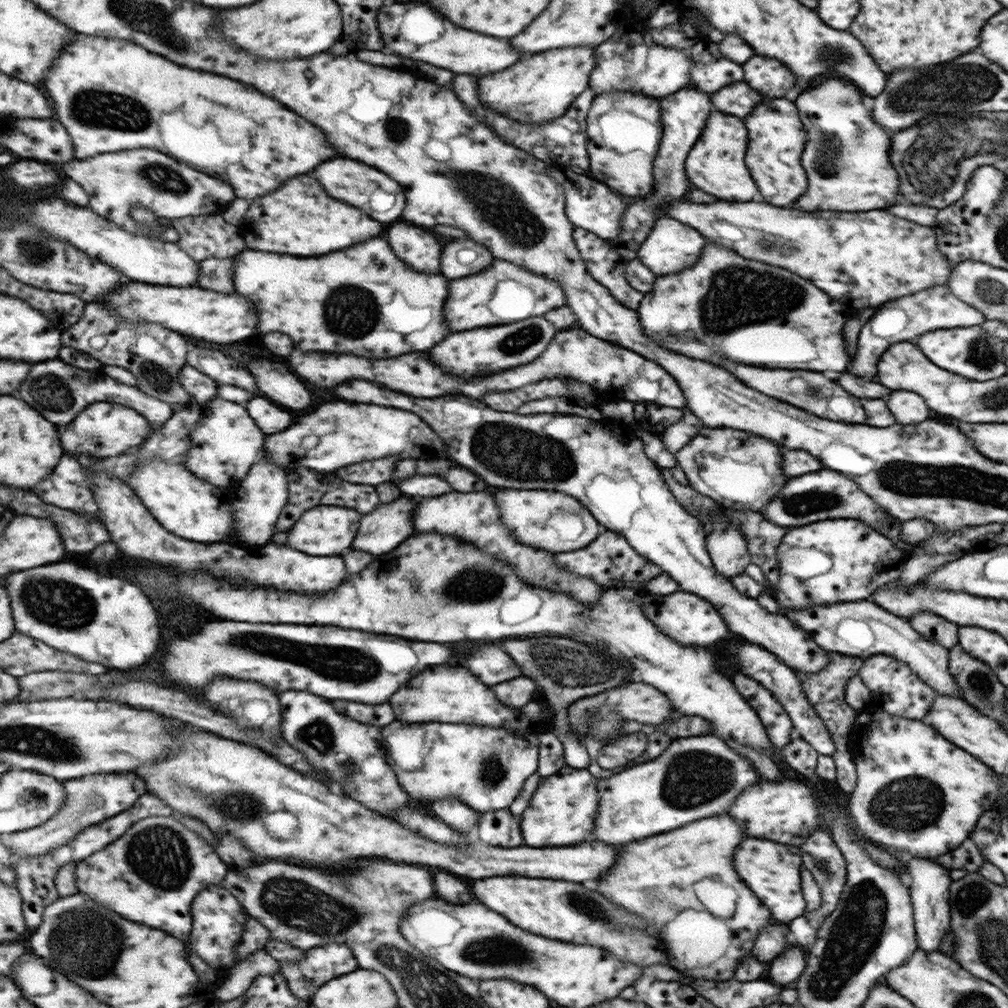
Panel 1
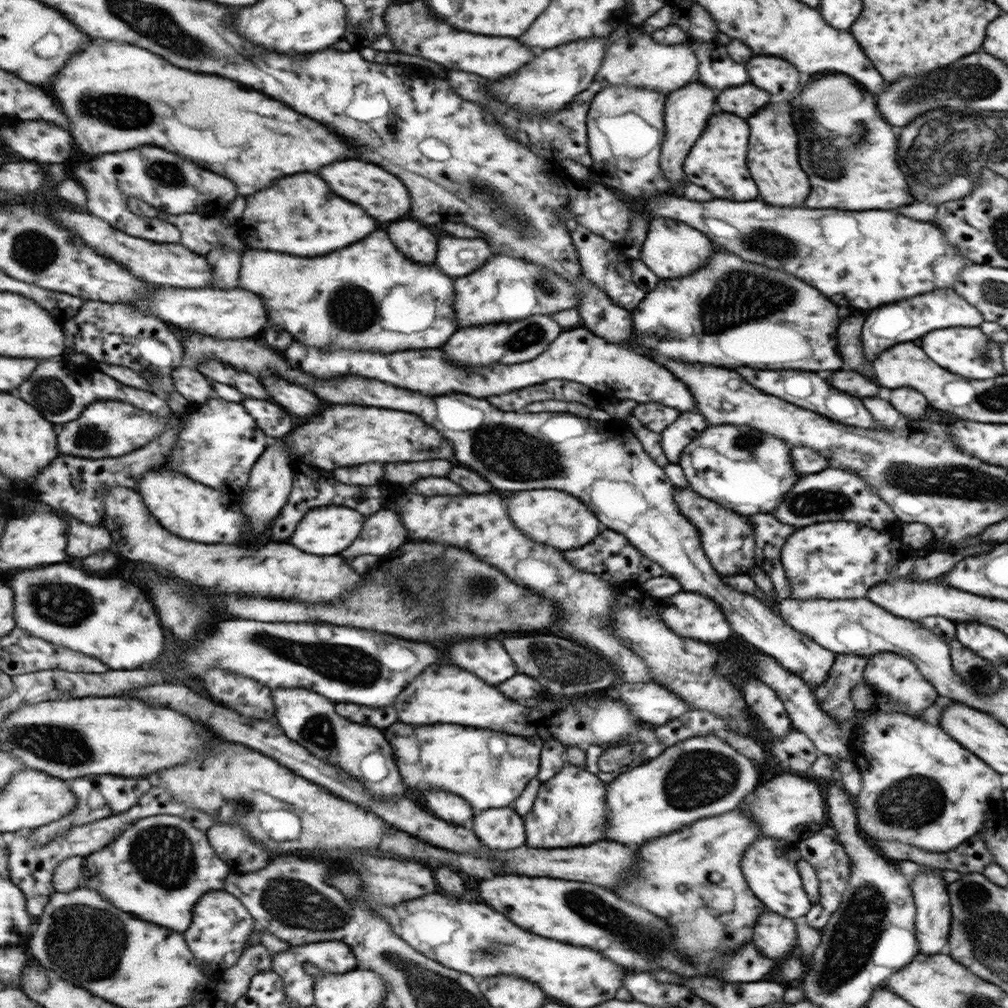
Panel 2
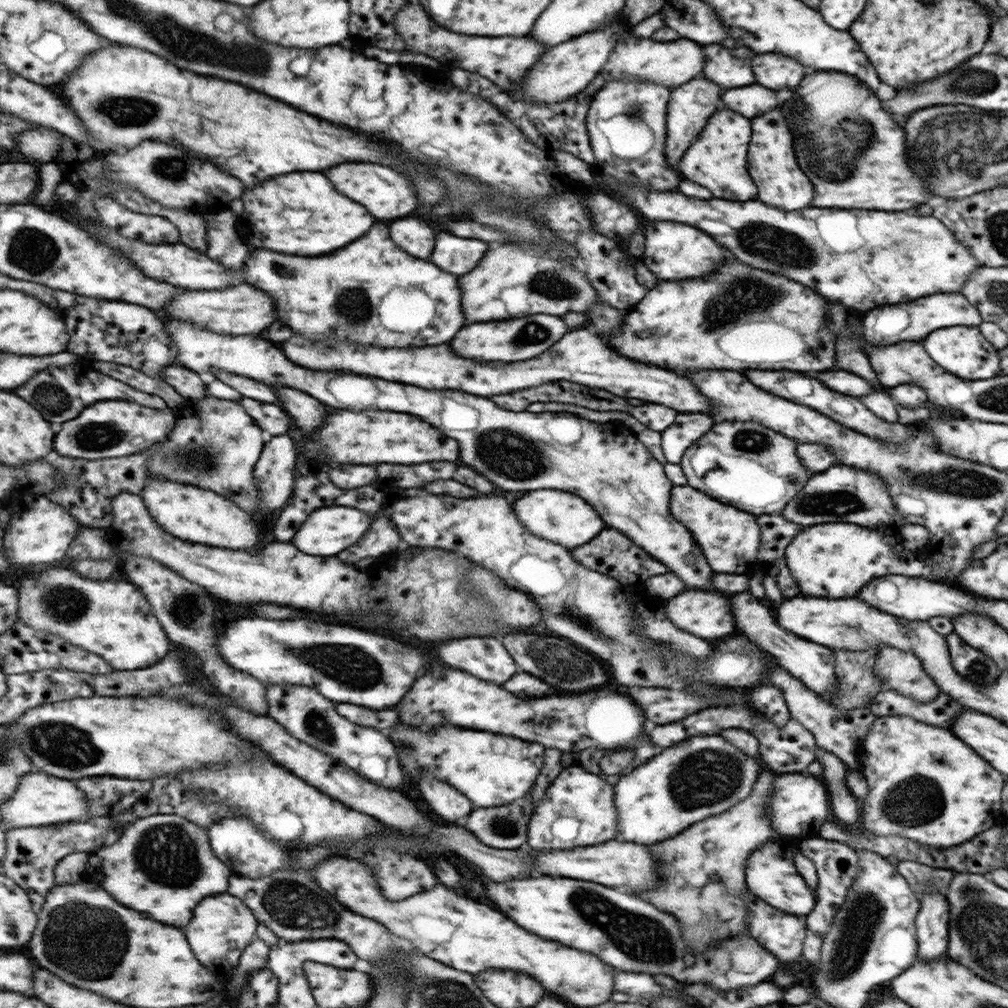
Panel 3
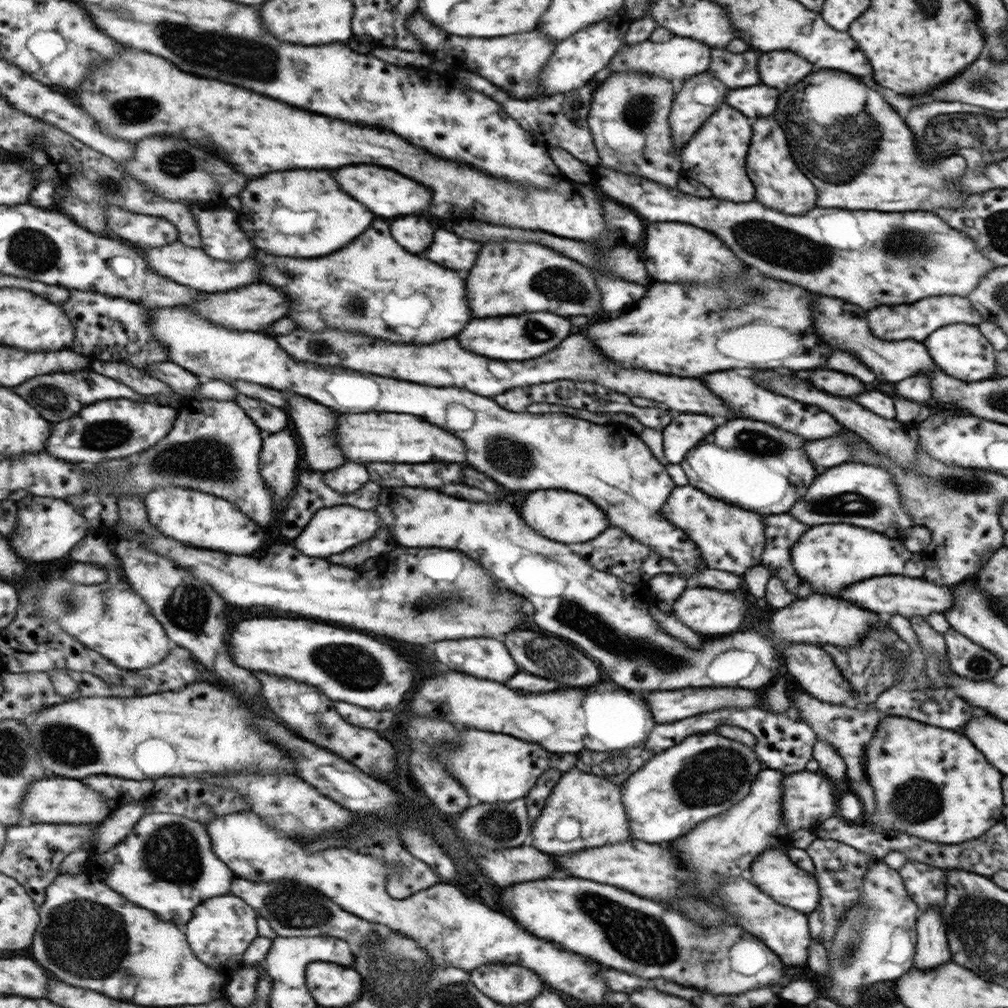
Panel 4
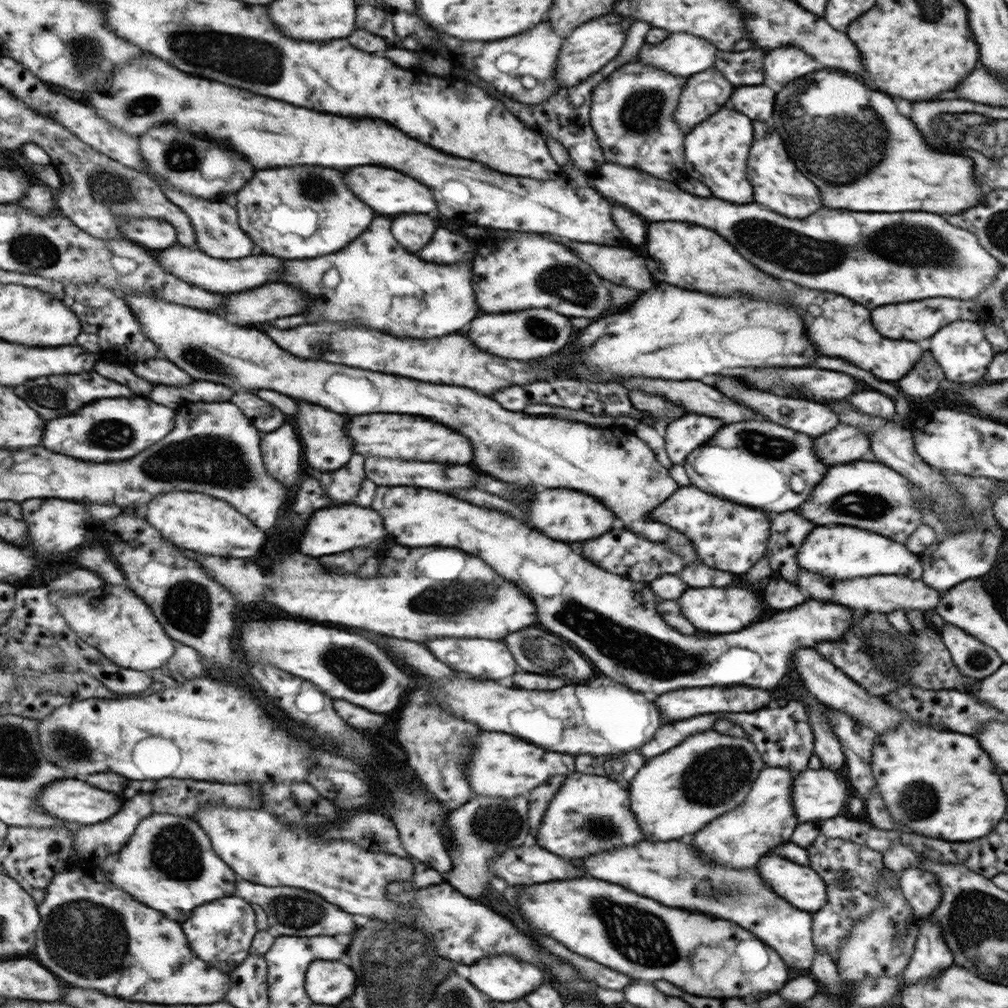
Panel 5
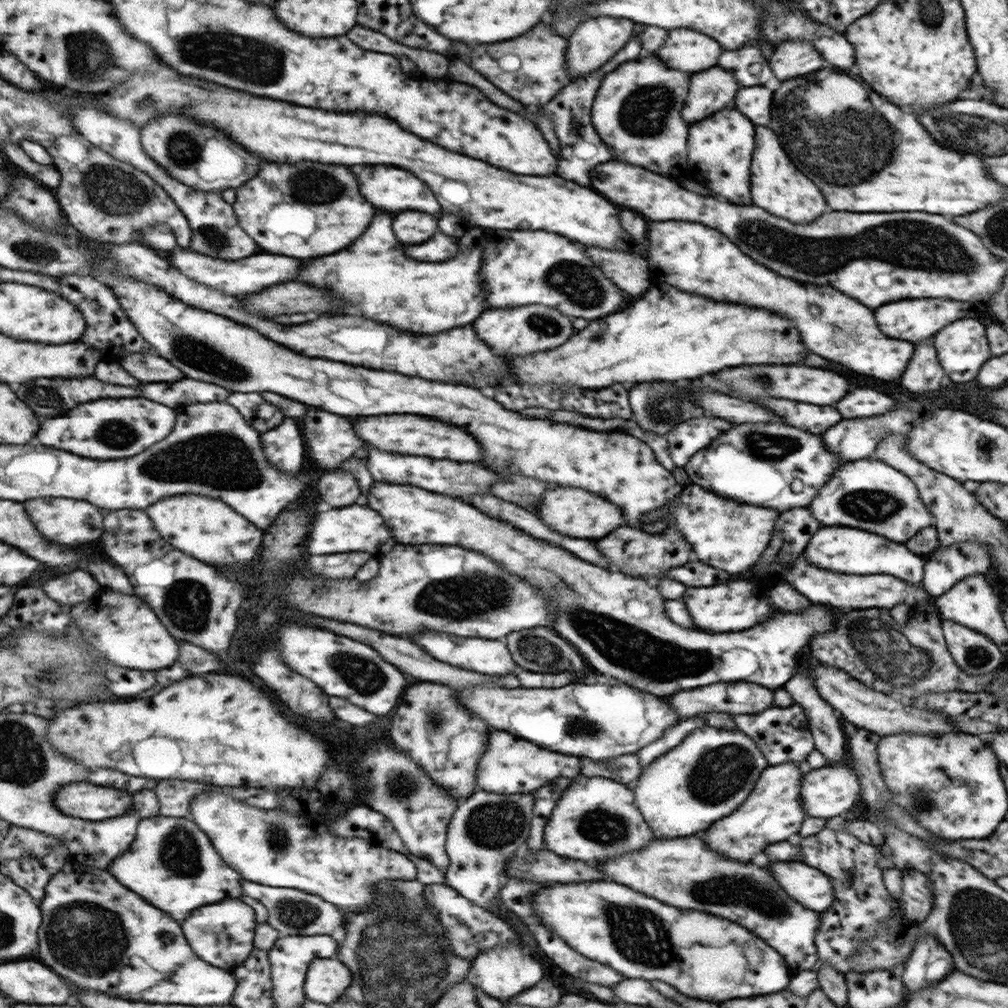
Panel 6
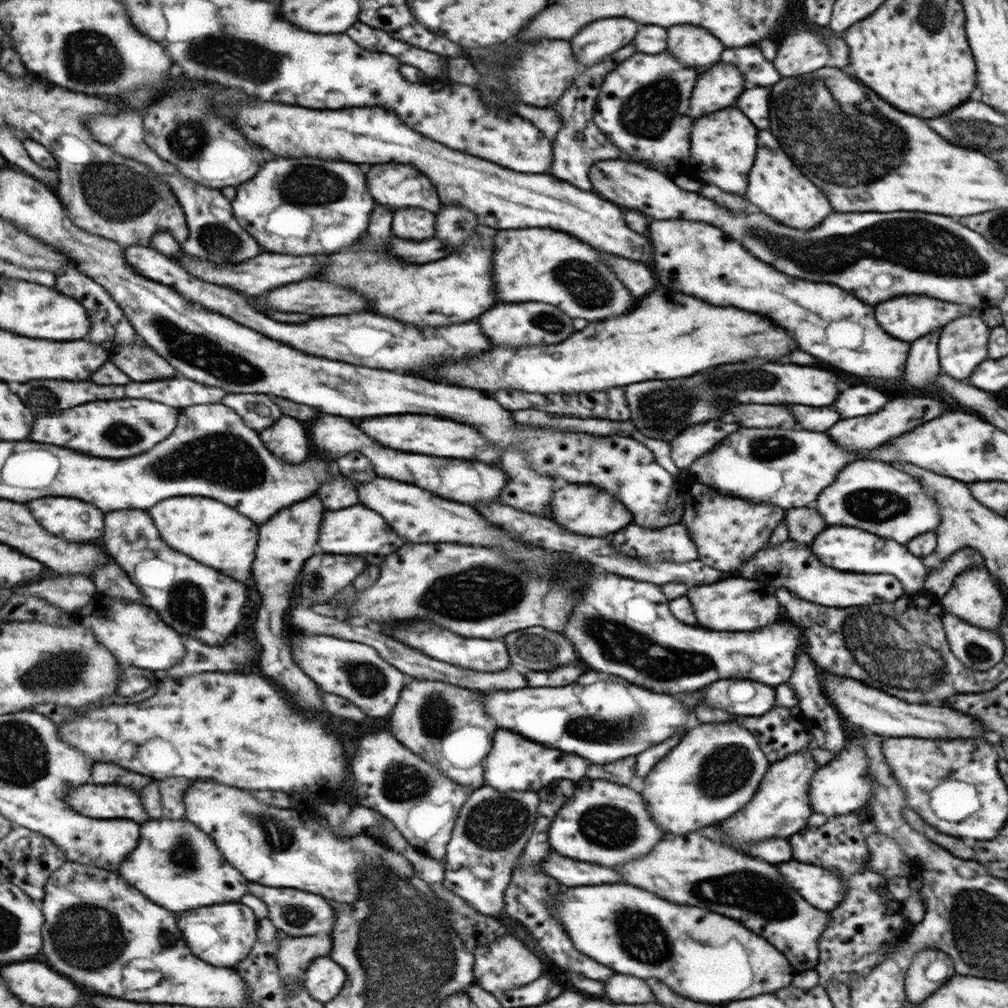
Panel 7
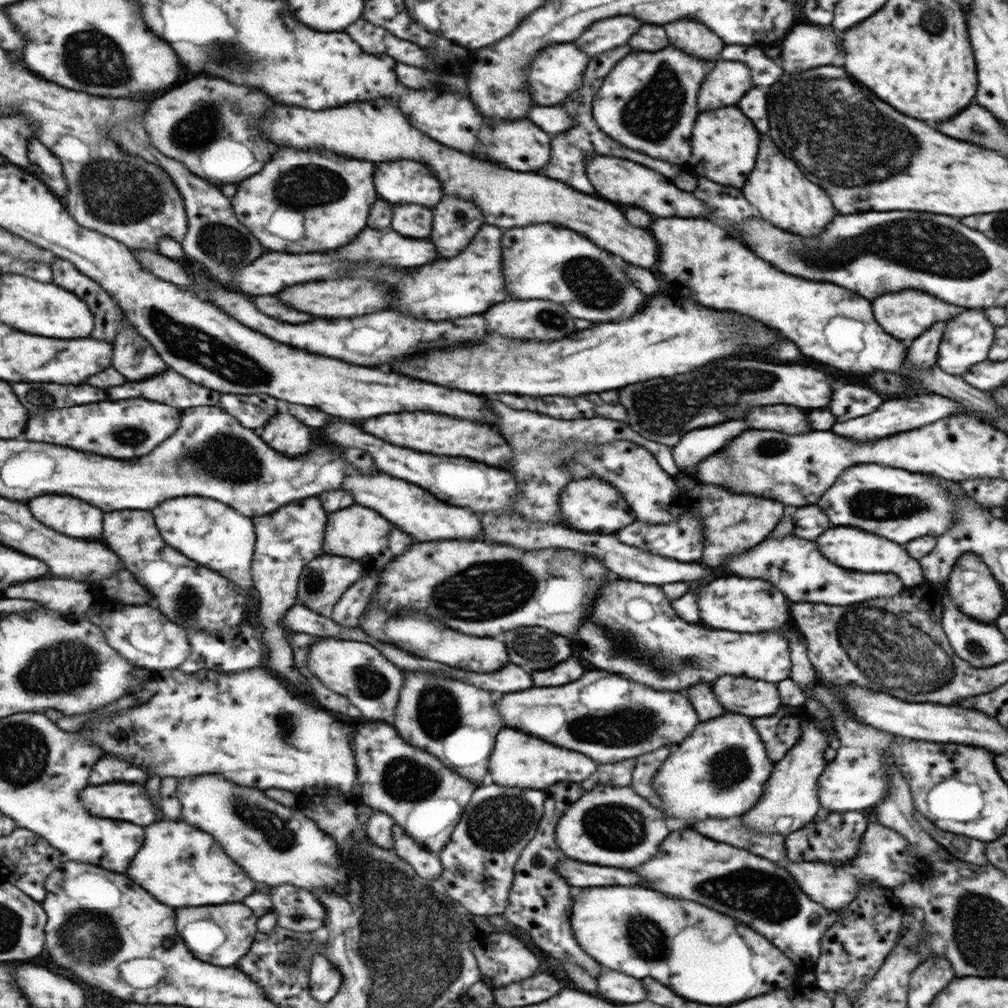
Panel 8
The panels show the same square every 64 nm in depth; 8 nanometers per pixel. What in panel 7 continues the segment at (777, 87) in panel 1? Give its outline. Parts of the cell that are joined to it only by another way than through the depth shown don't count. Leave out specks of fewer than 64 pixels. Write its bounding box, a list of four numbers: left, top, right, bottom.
[773,32,831,76]

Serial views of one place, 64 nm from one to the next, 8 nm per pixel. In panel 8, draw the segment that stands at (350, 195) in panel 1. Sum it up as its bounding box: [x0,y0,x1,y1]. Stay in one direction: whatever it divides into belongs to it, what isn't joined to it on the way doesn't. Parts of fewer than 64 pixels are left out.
[375,160,442,206]

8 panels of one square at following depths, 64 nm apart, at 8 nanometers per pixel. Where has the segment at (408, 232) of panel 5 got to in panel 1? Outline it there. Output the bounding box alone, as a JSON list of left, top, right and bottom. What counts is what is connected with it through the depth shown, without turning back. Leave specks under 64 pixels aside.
[387,224,441,274]

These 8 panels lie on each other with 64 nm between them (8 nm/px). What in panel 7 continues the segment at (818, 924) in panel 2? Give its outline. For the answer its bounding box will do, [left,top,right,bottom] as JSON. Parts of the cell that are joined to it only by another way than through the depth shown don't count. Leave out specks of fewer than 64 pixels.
[786,813,907,988]

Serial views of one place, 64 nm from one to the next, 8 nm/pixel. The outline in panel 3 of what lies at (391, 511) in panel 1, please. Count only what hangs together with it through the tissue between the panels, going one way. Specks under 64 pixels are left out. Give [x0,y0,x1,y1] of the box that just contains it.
[339,514,401,564]

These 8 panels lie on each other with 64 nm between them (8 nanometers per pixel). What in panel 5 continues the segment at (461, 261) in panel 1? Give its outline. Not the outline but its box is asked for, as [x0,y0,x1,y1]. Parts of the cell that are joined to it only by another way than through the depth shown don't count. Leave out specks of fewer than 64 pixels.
[415,228,475,264]

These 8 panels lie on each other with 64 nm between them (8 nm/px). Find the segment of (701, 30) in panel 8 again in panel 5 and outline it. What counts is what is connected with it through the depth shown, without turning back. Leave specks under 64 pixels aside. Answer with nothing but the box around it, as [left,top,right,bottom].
[633,32,717,78]

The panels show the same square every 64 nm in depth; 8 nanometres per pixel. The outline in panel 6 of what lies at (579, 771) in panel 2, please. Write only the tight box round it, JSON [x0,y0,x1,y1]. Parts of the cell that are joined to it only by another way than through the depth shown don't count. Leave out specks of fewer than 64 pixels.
[542,775,653,864]

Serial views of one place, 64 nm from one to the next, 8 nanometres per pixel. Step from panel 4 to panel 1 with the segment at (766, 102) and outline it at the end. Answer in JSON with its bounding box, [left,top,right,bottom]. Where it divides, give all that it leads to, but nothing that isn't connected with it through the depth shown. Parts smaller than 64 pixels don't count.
[711,82,761,118]

